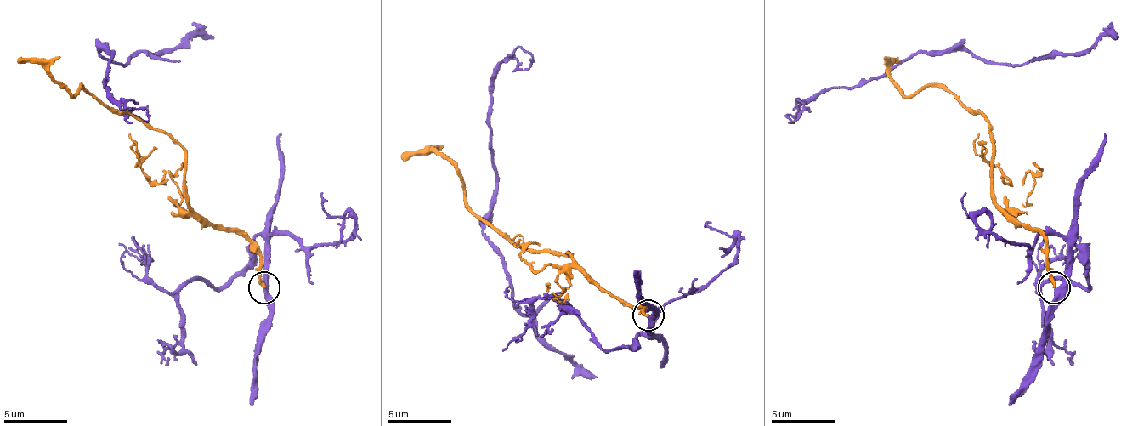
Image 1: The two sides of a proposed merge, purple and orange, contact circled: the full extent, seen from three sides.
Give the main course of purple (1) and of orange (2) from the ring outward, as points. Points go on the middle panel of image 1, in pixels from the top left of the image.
1: (647, 315), (663, 366), (587, 376), (514, 300), (483, 230), (492, 82), (508, 59), (533, 59)
2: (647, 315), (609, 297), (568, 252), (530, 252), (505, 240), (473, 212), (444, 157), (426, 151), (400, 157)

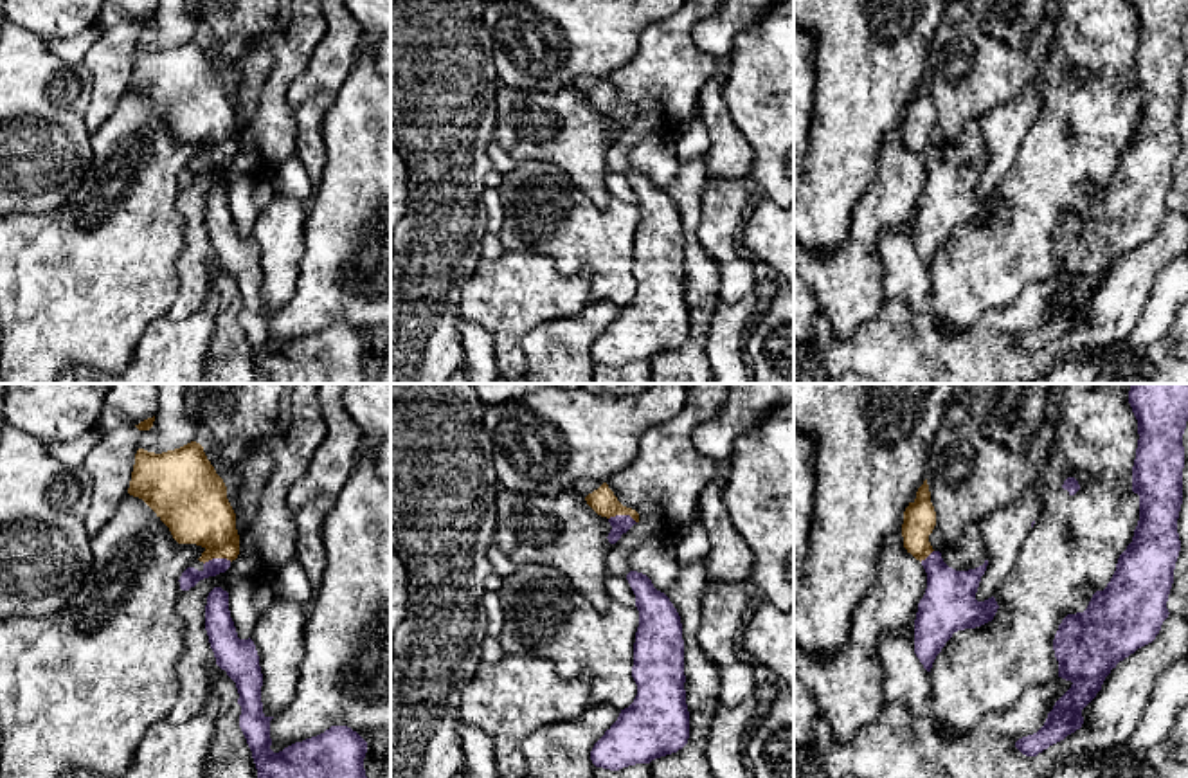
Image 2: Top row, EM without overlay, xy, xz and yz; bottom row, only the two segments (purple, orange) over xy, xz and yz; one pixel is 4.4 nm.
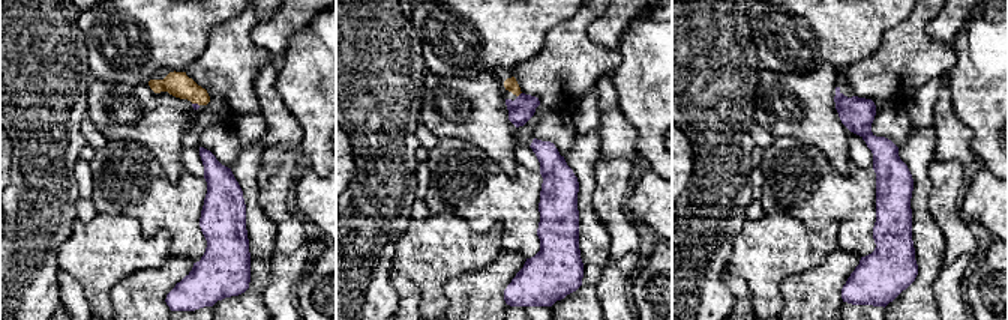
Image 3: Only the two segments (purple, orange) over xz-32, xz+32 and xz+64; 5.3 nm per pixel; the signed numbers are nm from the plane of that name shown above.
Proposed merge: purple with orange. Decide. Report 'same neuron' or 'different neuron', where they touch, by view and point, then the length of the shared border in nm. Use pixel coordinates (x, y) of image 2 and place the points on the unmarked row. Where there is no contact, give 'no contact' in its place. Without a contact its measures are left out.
same neuron; contact xz (623, 112); length 130 nm

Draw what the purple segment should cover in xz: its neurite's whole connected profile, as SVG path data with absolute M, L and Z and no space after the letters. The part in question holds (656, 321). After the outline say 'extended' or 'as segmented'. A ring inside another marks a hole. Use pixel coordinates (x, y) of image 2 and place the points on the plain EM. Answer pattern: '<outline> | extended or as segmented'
M630 167L626 176L639 207L632 263L637 292L590 348L592 360L610 367L677 349L689 335L680 213L646 171Z | as segmented

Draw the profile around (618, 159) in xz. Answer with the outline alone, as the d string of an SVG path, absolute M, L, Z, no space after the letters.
M686 0L673 16L650 25L641 34L637 56L607 77L617 97L639 110L639 119L623 130L616 140L612 140L607 153L608 171L626 173L632 167L632 149L646 135L650 135L655 126L673 130L691 121L695 117L698 94L704 85L713 76L725 77L731 72L731 59L707 54L693 41L695 25L713 16L722 2L724 0Z

